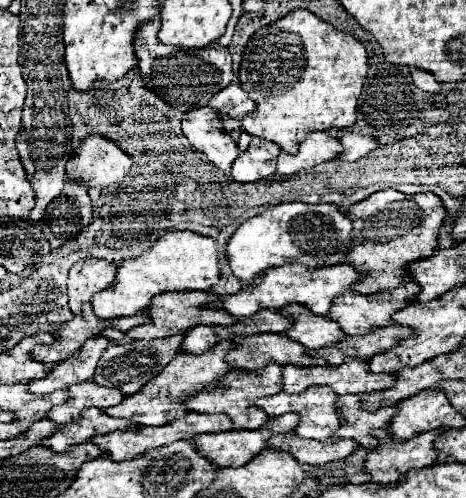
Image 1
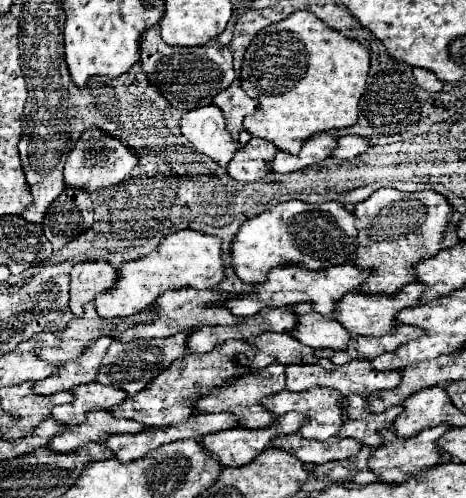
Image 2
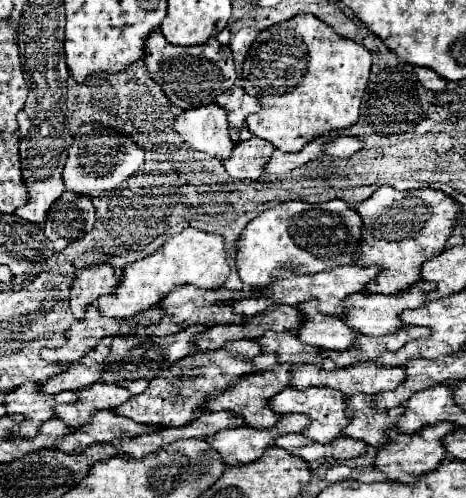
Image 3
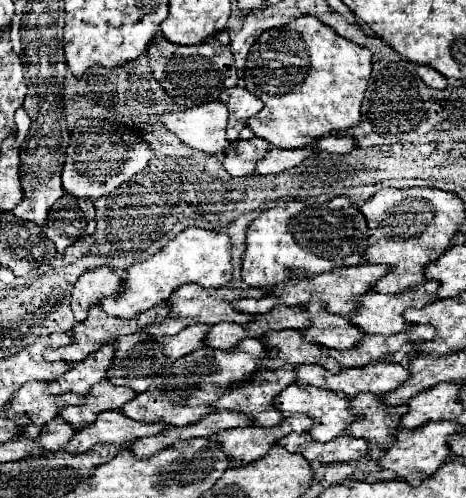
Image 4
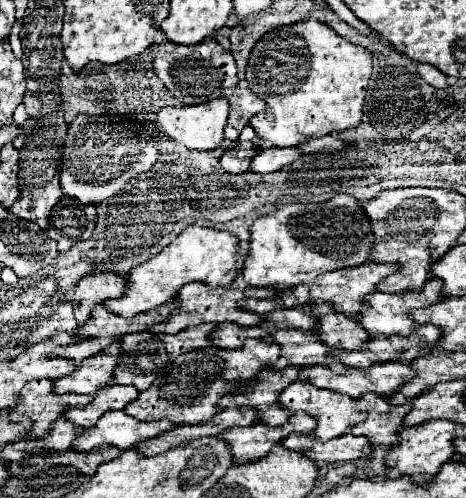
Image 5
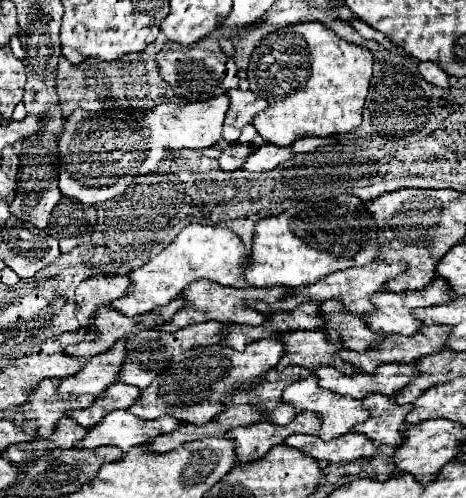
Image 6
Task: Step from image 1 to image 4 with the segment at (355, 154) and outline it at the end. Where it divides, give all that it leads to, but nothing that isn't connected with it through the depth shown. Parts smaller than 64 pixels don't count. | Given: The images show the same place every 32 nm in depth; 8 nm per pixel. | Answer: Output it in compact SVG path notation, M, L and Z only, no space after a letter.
M324 136L316 142L316 146L332 154L348 154L356 146L356 142L350 138L340 138L340 136Z

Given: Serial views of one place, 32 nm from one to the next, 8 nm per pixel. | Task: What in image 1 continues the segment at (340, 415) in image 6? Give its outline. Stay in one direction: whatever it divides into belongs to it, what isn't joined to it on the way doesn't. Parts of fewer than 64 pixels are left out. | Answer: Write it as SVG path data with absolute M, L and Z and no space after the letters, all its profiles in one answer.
M312 386L312 388L308 388L308 390L300 392L300 394L278 392L274 396L260 398L260 400L256 400L256 406L260 406L270 416L280 416L280 414L286 414L286 412L296 412L296 414L300 414L300 424L296 428L298 436L312 438L312 440L328 440L328 438L332 438L336 434L336 430L340 426L336 400L338 400L338 394L332 392L332 388L328 388L328 386Z

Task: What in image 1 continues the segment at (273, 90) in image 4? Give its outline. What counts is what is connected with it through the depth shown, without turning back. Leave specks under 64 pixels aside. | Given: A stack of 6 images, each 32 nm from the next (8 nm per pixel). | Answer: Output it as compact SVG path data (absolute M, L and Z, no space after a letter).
M292 10L284 18L260 28L244 48L240 64L240 86L244 92L256 100L256 110L244 116L242 128L258 138L278 144L284 152L296 154L300 142L310 132L330 130L330 128L348 128L356 122L356 102L362 92L368 72L368 54L360 40L350 34L344 34L322 22L308 10Z

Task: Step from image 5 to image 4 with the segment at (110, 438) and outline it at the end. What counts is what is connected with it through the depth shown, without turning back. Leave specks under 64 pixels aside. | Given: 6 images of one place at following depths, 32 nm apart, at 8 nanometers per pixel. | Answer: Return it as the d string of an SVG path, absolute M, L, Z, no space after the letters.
M116 410L102 412L96 418L96 424L76 432L76 436L68 442L66 450L68 452L88 452L96 444L114 444L114 446L132 444L144 436L156 436L166 428L168 428L168 424L164 424L164 422L144 424L144 422L136 422Z

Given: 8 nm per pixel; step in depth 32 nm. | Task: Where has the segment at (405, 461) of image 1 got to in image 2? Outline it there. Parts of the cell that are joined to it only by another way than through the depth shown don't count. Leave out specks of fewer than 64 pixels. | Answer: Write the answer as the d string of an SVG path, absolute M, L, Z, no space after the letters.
M438 424L434 428L422 430L420 434L412 436L412 438L402 438L392 430L384 430L384 444L380 448L376 448L368 466L372 472L376 472L380 476L382 482L408 482L408 478L412 478L414 474L434 468L440 462L442 450L438 446L438 438L448 430L450 430L448 424Z

